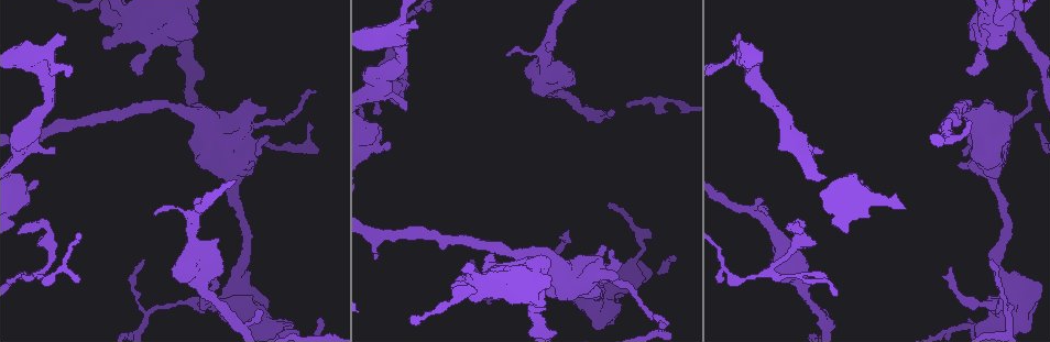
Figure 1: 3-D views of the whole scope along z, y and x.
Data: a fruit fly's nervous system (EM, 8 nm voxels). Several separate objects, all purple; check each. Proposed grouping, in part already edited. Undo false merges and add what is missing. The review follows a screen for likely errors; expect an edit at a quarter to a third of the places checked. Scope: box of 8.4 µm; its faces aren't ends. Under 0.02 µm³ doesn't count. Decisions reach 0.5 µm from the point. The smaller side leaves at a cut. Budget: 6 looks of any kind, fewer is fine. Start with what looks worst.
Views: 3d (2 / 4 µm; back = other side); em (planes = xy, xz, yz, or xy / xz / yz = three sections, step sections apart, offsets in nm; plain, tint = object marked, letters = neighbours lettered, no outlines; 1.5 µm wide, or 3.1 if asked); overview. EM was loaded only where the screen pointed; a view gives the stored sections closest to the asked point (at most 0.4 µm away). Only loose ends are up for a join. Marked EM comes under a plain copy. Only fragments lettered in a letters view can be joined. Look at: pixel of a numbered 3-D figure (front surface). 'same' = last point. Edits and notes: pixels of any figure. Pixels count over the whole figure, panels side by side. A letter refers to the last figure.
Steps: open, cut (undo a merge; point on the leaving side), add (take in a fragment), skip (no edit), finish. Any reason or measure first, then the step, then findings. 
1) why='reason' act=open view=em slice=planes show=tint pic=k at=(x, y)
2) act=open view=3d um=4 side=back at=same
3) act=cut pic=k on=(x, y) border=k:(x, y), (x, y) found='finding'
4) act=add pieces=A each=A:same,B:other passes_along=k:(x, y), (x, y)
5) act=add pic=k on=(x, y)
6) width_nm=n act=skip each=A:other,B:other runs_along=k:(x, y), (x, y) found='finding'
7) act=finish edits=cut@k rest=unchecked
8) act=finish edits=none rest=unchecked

why='free end' act=open view=em slice=yz step=4 show=letters pic=1 at=(612, 111)

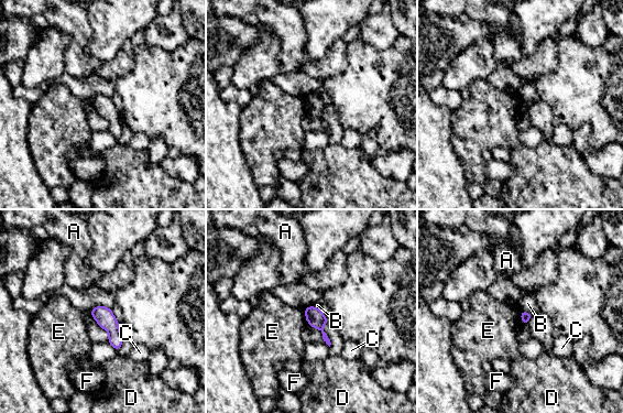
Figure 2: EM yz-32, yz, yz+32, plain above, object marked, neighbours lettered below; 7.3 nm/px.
act=open view=em slice=planes show=letters at=same

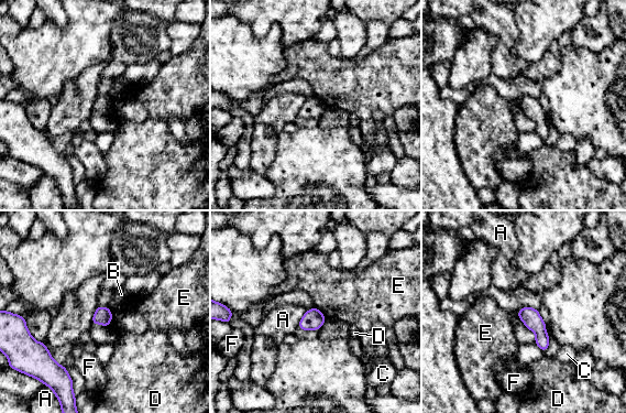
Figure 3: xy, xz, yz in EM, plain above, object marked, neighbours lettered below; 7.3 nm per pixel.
longest_contact=A:220nm act=skip each=A:other,B:other,C:other,D:other,E:other,F:other border=3:(315, 306), (326, 317) found='none of them fits'

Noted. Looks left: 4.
why='free end' act=open view=em slice=planes show=tint pic=1 at=(673, 255)

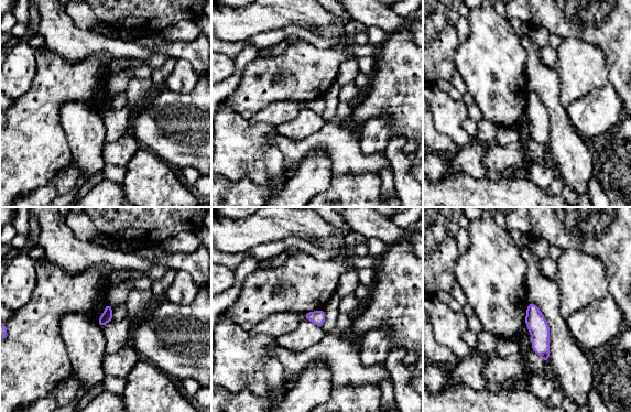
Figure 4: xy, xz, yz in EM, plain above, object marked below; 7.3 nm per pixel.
why='see the neighbours' act=open view=em slice=planes show=letters at=same

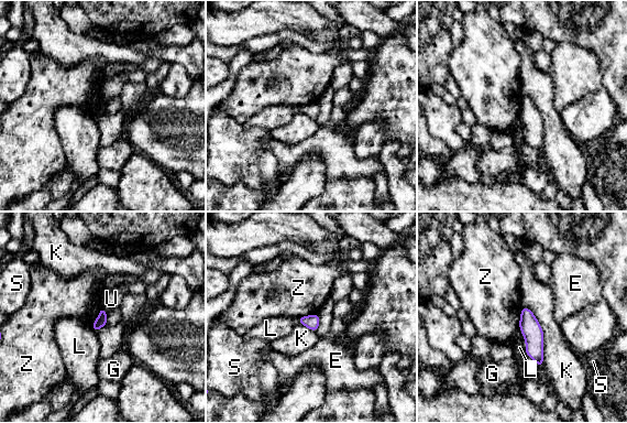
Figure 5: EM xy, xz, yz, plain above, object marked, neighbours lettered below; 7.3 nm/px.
width_nm=80 act=skip each=E:other,G:other,K:other,L:other,S:other,U:other,Z:other runs_along=5:(524, 310), (539, 361) found='no lettered fragment goes on from it'

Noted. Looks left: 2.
act=finish edits=none rest=unchecked

